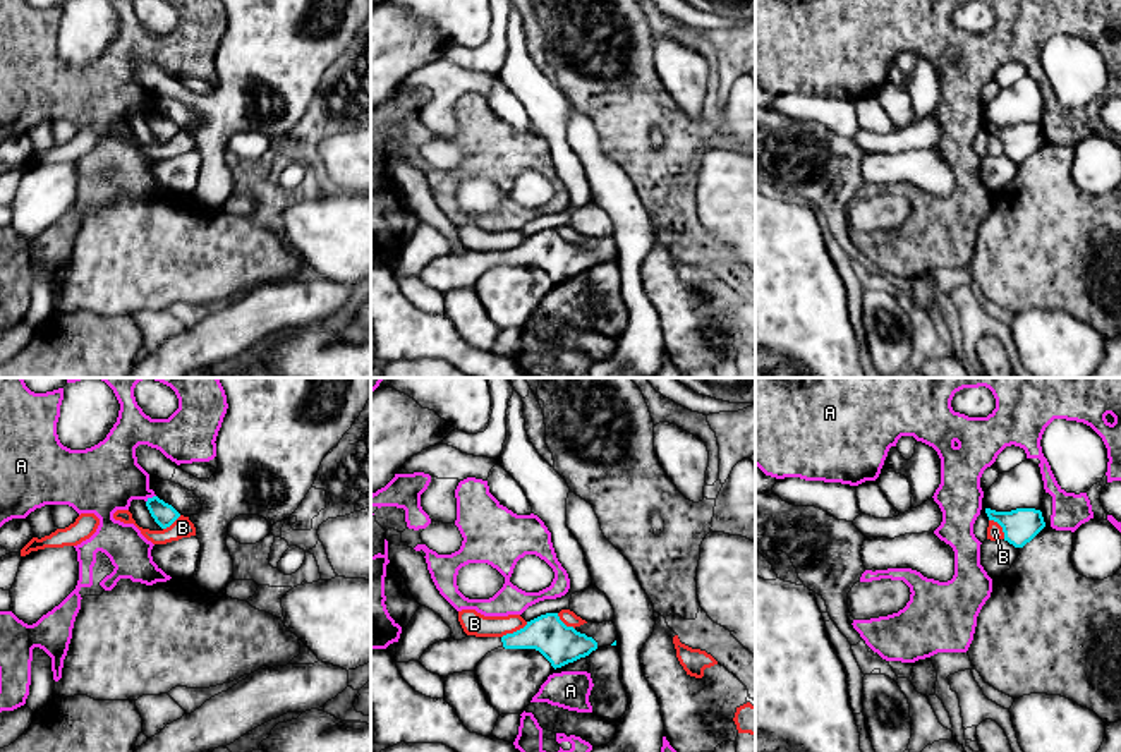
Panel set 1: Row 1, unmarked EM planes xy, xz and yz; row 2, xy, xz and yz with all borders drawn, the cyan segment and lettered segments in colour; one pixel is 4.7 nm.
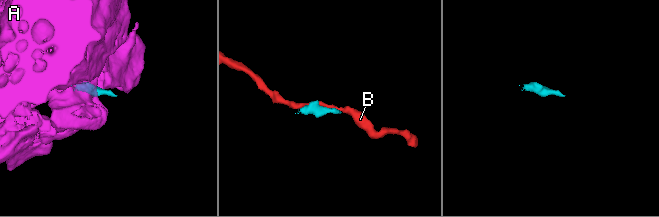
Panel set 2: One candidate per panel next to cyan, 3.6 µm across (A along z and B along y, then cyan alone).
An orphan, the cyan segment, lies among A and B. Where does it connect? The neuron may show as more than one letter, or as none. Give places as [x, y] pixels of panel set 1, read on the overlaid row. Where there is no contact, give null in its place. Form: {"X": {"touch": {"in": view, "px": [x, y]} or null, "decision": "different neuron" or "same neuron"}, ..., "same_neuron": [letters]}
{"A": {"touch": {"in": "xy", "px": [150, 498]}, "decision": "different neuron"}, "B": {"touch": {"in": "xz", "px": [514, 632]}, "decision": "different neuron"}, "same_neuron": []}

